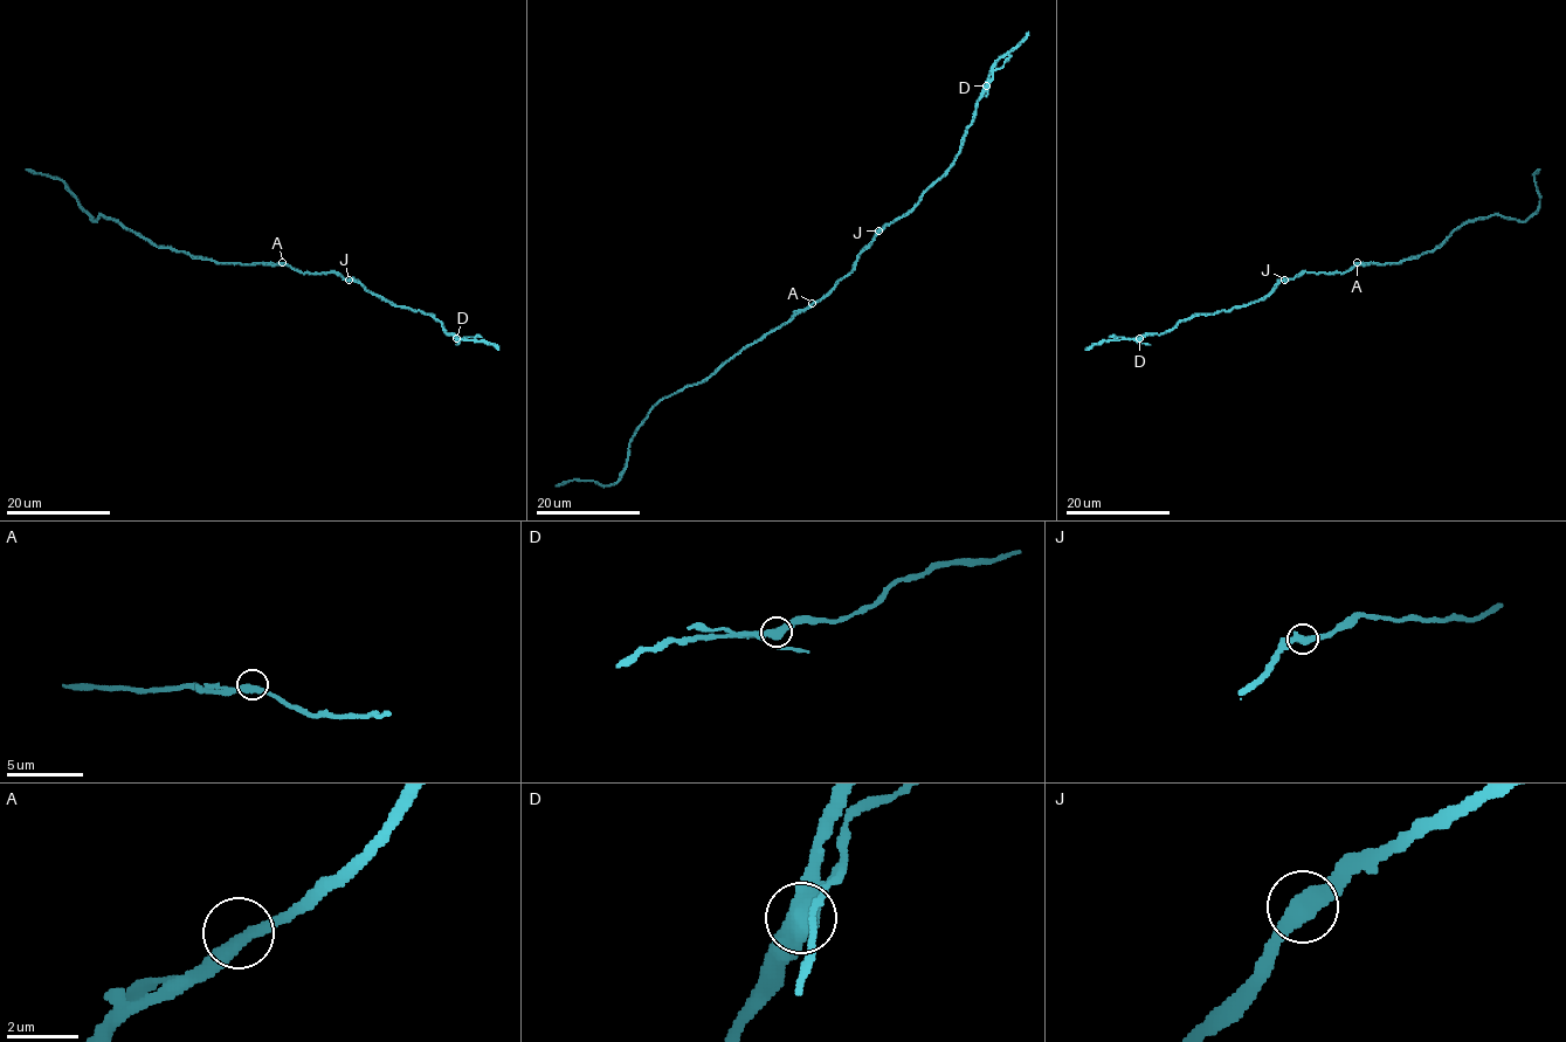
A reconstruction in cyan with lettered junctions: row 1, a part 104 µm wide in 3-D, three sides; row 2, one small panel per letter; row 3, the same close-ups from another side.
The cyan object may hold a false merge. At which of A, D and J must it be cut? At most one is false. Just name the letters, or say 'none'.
D

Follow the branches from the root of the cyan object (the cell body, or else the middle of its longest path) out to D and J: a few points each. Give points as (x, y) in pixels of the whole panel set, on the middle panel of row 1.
D: (813, 304), (852, 271), (859, 253), (887, 226), (905, 214), (950, 166), (973, 117), (980, 92), (987, 87)
J: (813, 304), (852, 271), (859, 253), (878, 230)

